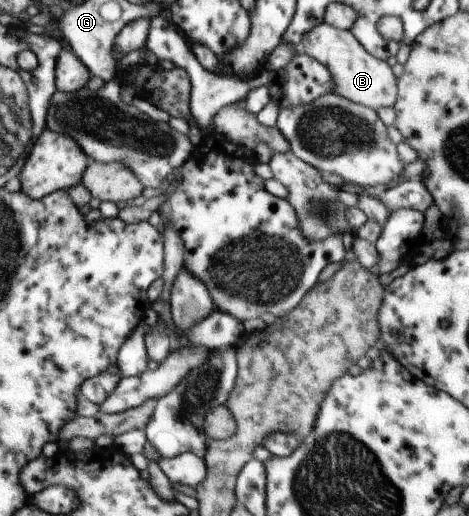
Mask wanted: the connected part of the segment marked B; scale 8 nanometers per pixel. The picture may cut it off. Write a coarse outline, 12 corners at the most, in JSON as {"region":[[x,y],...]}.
{"region":[[317,23],[302,37],[335,95],[394,106],[397,79],[350,31]]}

